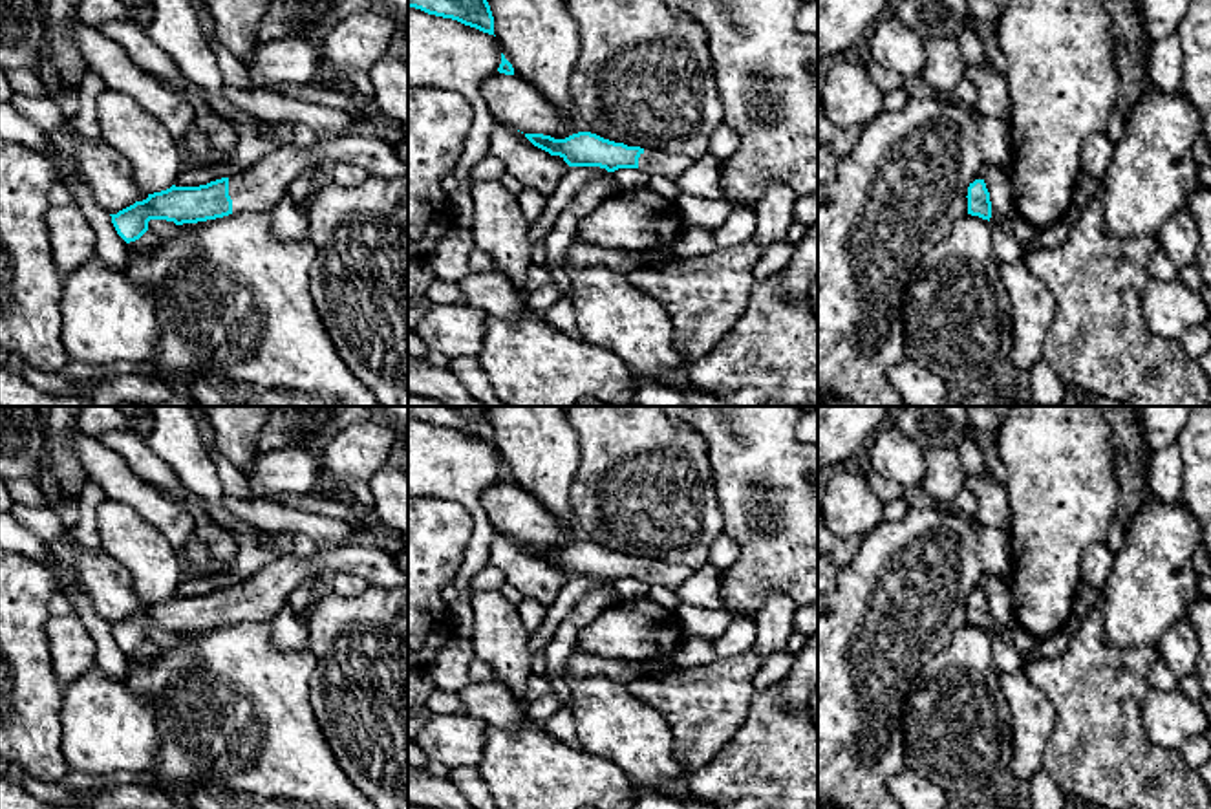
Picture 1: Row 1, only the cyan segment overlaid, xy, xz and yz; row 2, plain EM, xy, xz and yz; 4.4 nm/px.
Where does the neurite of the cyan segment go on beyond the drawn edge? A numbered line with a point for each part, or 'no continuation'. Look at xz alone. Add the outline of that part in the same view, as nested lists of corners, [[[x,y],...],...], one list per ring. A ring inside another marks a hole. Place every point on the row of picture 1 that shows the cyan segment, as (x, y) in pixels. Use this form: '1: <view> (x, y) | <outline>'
1: xz (652, 161) | [[[644,150],[638,157],[638,168],[648,176],[664,176],[679,179],[695,161],[686,154],[666,154],[662,150]]]

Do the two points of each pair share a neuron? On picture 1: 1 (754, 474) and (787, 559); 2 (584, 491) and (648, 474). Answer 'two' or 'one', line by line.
1: one
2: one

